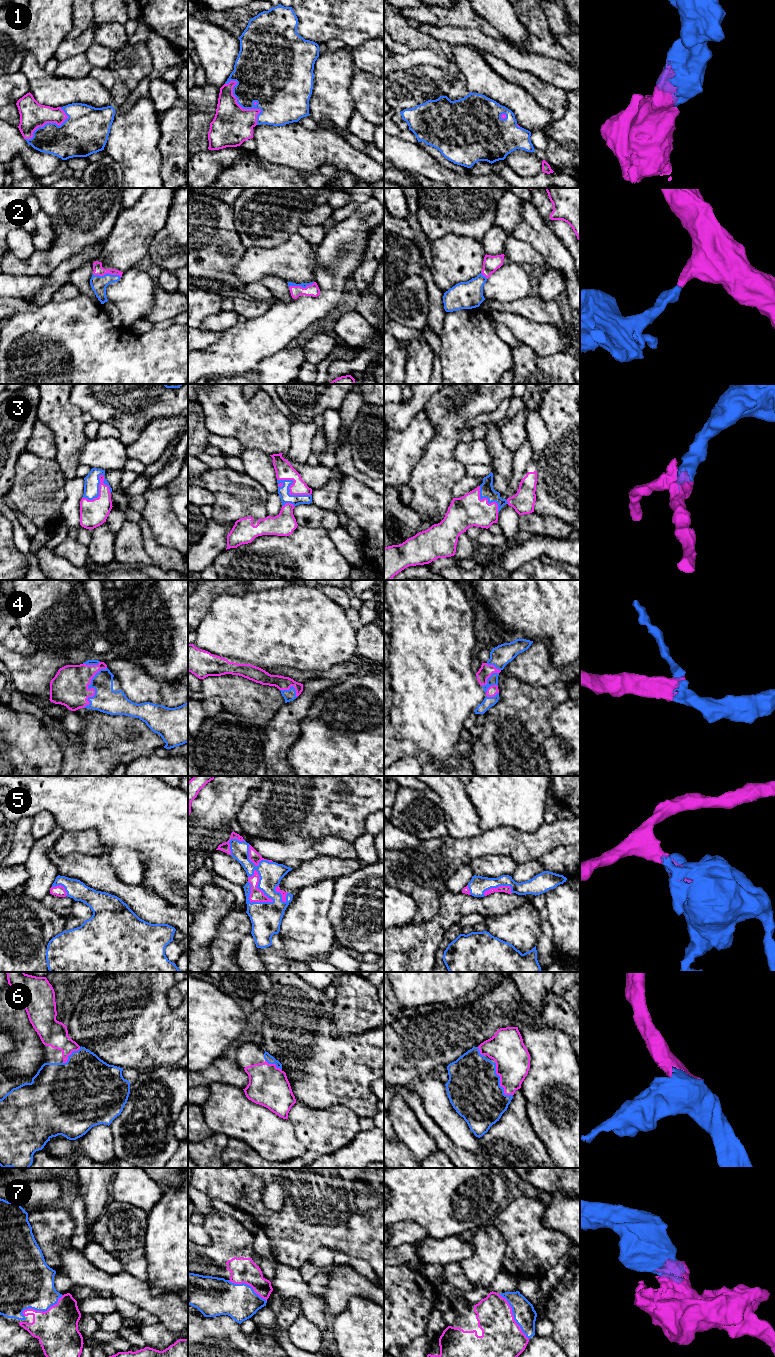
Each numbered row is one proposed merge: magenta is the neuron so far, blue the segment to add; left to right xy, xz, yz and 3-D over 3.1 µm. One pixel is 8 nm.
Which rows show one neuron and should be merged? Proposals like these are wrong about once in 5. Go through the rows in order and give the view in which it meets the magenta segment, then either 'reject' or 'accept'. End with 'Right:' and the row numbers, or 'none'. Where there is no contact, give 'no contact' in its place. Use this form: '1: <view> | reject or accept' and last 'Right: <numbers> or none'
1: xz | accept
2: xy | accept
3: xy | accept
4: xy | accept
5: xz | accept
6: yz | accept
7: xy | accept
Right: 1, 2, 3, 4, 5, 6, 7

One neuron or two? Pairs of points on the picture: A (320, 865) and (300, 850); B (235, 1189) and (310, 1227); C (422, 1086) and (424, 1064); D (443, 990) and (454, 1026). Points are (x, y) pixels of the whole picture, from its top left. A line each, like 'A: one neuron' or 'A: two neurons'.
A: two neurons
B: one neuron
C: two neurons
D: two neurons

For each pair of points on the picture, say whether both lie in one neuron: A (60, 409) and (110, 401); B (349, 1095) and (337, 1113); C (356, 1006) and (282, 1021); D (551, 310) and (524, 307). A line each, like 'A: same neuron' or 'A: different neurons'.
A: different neurons
B: different neurons
C: different neurons
D: same neuron

